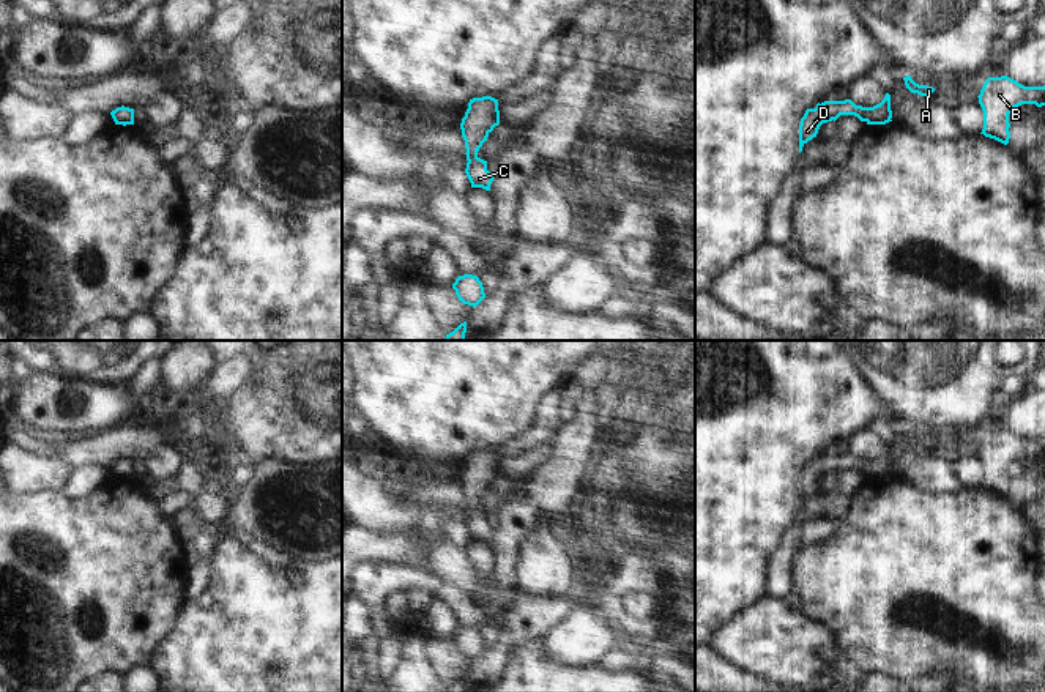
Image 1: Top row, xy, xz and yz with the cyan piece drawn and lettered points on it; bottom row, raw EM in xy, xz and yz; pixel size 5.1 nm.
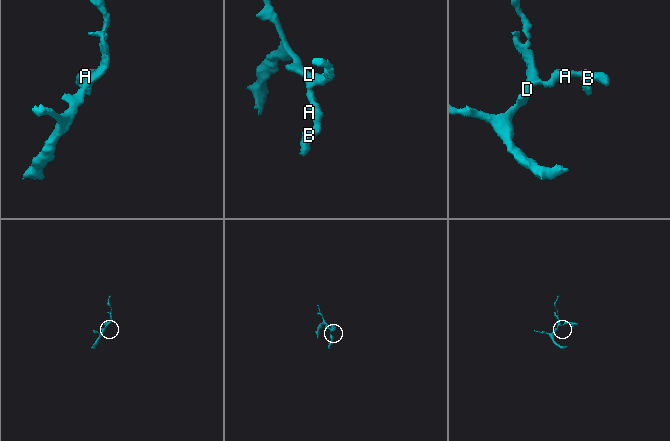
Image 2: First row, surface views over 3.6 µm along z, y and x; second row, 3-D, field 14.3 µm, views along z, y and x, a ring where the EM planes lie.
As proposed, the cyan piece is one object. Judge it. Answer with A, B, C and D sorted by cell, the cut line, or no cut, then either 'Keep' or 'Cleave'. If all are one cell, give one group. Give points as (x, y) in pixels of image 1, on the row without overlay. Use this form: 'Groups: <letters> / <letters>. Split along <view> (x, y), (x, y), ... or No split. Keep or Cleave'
Groups: A B C D. No split. Keep.

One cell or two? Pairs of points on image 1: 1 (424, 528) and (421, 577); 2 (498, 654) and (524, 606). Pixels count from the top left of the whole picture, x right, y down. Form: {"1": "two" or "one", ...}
{"1": "two", "2": "one"}

